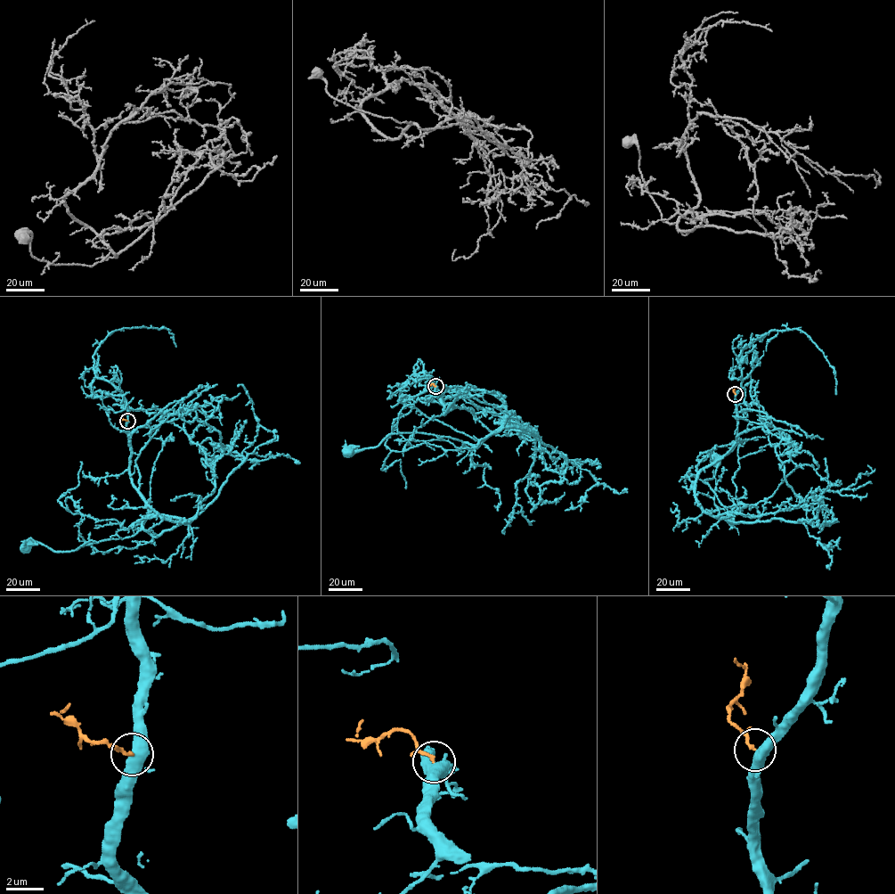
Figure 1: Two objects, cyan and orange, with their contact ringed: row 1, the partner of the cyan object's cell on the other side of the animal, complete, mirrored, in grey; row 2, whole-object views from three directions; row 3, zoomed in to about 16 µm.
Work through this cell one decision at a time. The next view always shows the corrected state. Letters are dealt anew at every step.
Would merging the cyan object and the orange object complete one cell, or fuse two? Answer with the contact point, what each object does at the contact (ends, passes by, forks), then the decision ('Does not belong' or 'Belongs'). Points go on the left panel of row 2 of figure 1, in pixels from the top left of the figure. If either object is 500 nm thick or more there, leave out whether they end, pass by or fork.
Place: (127, 421). At the ring cyan forks. At the ring orange passes by. Belongs

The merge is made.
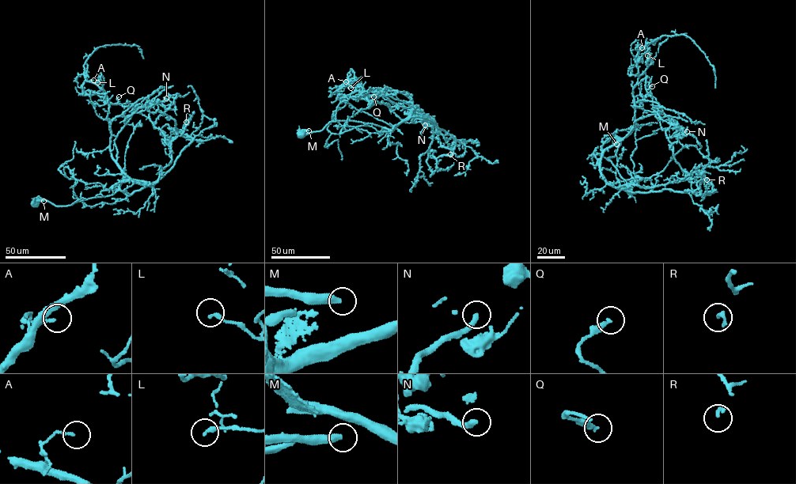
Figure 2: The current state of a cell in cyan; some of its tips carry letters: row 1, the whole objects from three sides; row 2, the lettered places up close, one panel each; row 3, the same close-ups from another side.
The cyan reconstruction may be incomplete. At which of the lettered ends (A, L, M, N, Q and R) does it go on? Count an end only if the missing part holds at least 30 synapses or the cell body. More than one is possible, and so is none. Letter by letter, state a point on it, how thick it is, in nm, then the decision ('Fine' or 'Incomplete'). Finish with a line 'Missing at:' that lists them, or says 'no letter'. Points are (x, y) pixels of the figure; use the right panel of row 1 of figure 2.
A: Place: (642, 47). Thickness 120 nm. Fine
L: Place: (647, 55). Thickness 200 nm. Fine
M: Place: (616, 144). Thickness 380 nm. Fine
N: Place: (687, 131). Thickness 280 nm. Incomplete
Q: Place: (652, 86). Thickness 280 nm. Fine
R: Place: (706, 179). Thickness 170 nm. Fine
Missing at: N

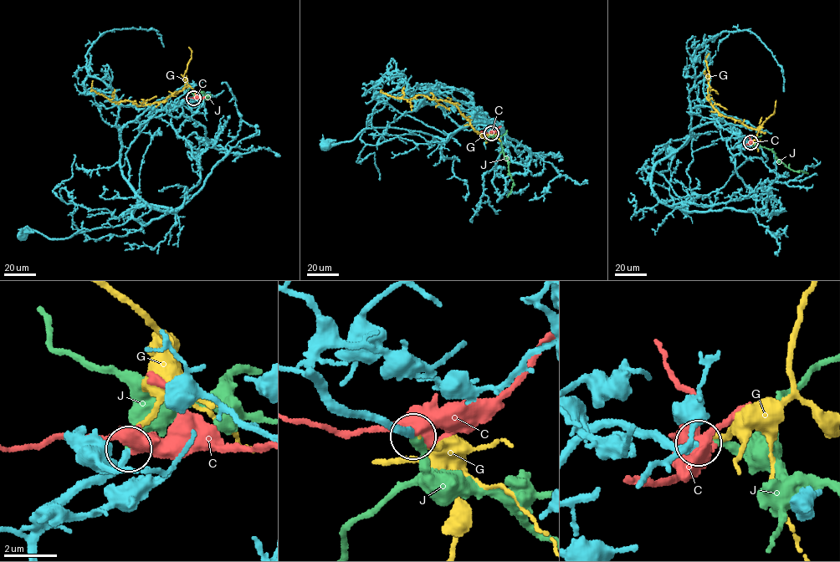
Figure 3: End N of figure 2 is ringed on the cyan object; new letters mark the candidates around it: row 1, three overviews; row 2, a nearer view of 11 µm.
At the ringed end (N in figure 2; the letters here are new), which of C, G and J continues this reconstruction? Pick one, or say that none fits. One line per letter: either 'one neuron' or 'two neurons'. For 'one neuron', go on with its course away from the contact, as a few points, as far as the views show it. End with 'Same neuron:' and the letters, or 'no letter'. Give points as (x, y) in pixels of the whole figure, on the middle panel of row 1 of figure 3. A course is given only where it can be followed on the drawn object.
C: two neurons
G: two neurons
J: one neuron; course (490, 133), (501, 142), (514, 181), (507, 196)
Same neuron: J

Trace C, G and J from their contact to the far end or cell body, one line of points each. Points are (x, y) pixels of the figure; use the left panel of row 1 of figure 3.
C: (193, 99), (204, 97)
G: (194, 99), (196, 92), (186, 82), (165, 100), (139, 106), (128, 100), (111, 102), (91, 89), (93, 80)
J: (193, 99), (203, 91), (206, 99), (208, 98), (207, 95), (200, 99)

